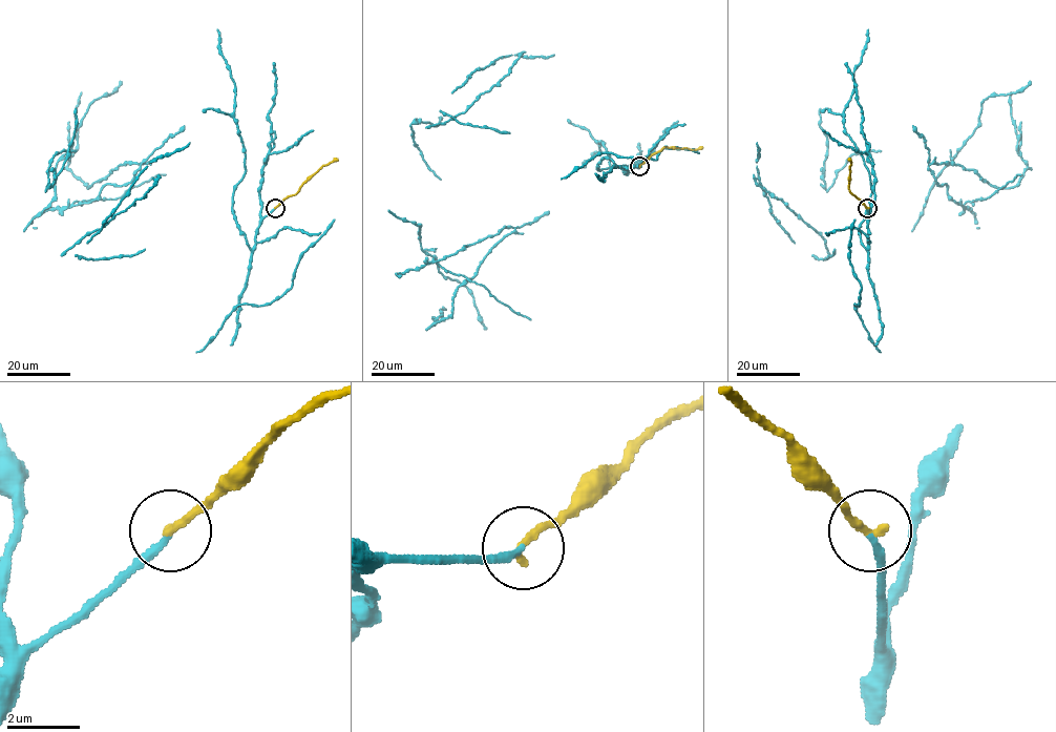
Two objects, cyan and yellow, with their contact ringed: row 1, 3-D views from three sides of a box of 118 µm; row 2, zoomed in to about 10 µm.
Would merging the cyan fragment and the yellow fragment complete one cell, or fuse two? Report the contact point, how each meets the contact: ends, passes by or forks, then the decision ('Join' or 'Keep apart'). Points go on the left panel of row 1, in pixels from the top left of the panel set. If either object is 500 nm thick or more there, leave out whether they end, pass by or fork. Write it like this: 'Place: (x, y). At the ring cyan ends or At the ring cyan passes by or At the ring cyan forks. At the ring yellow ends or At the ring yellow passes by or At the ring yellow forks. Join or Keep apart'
Place: (275, 208). At the ring cyan ends. At the ring yellow ends. Join

